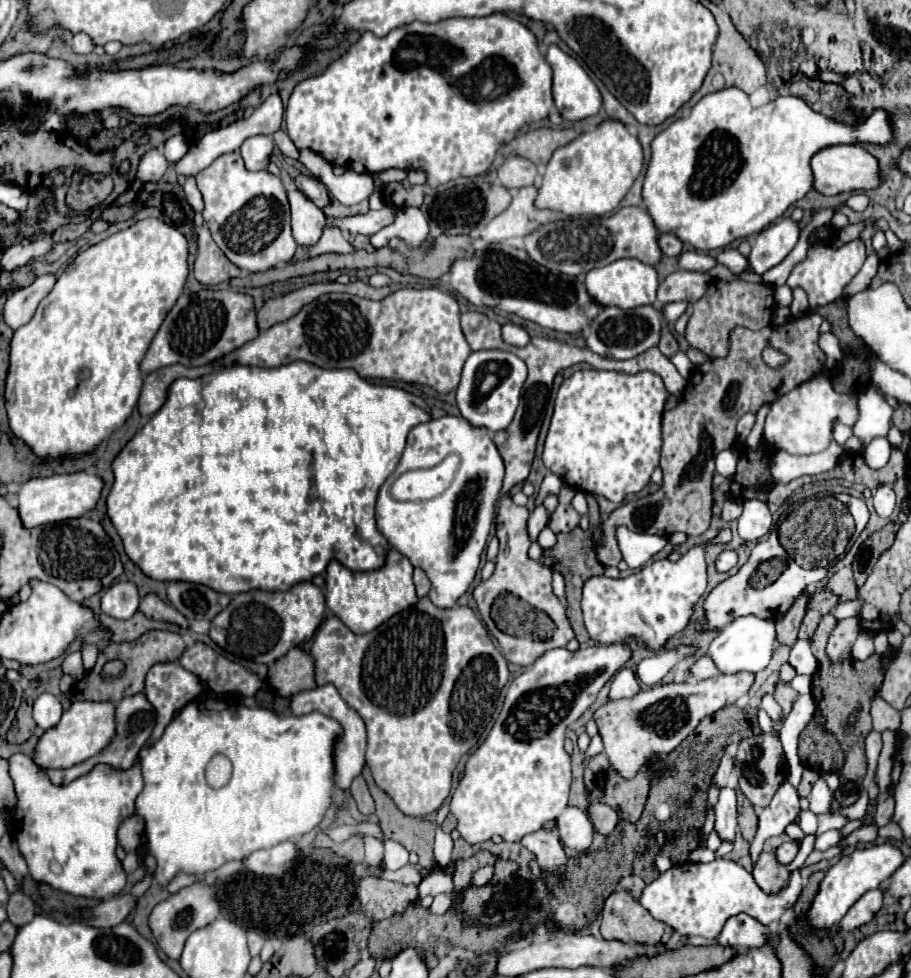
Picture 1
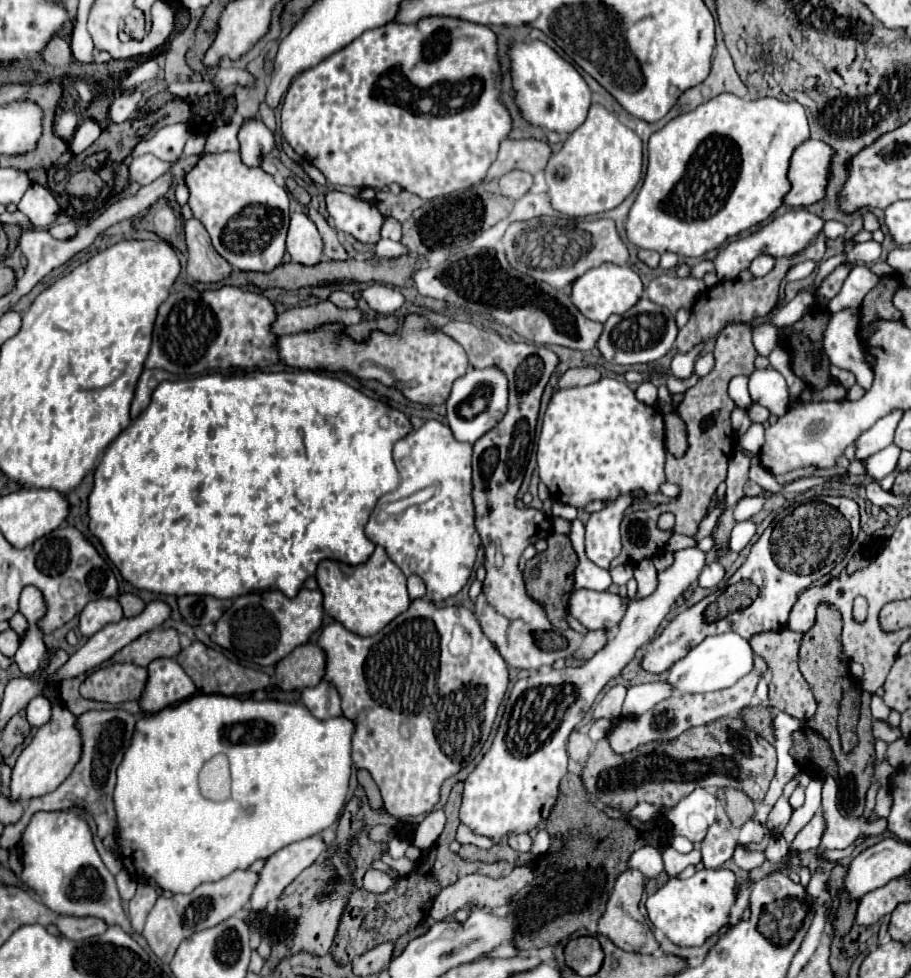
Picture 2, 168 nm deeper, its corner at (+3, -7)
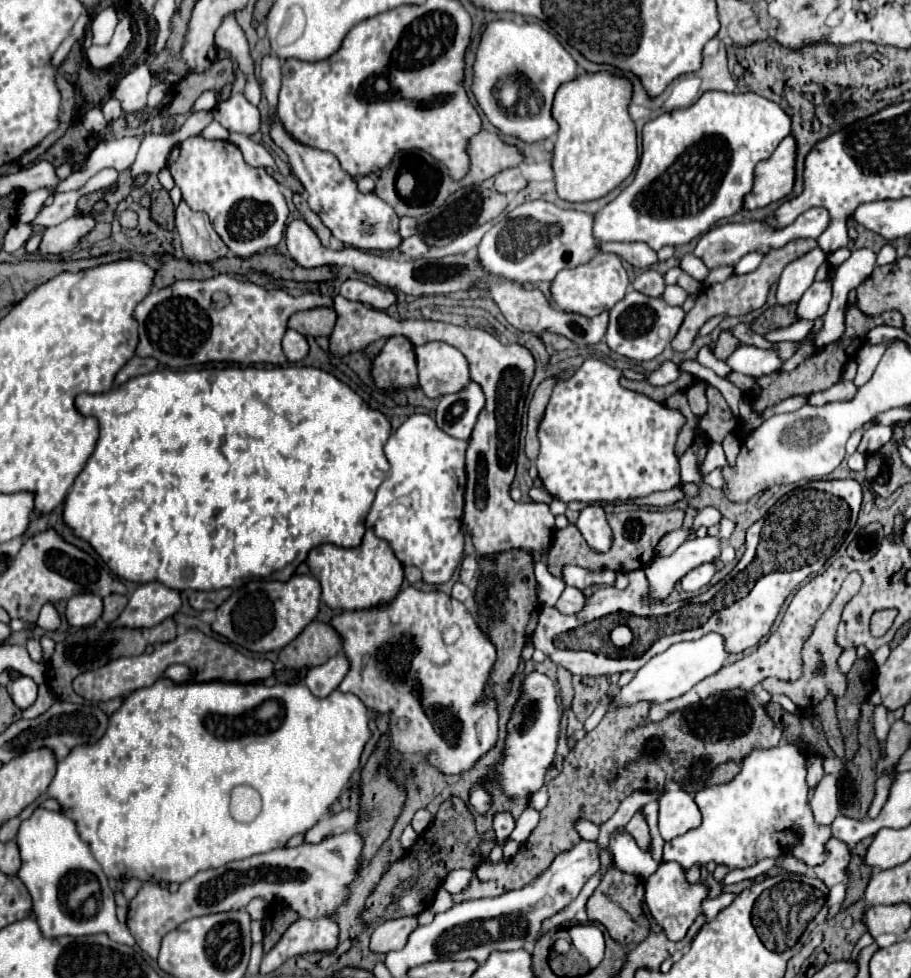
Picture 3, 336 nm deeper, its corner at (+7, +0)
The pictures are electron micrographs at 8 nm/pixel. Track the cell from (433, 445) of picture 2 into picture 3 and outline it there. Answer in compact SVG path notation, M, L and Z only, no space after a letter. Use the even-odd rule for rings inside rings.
M413 414L409 416L387 440L385 444L385 456L391 464L389 478L379 486L377 498L365 518L365 528L371 528L377 538L383 538L389 542L393 554L403 566L417 566L423 572L423 582L427 584L445 584L451 580L453 572L463 560L463 548L465 548L465 538L463 538L463 496L465 496L465 440L457 440L453 436L447 436L435 420L427 414ZM401 486L411 486L409 494L401 494ZM399 502L409 502L405 504L405 510L393 514L393 506Z

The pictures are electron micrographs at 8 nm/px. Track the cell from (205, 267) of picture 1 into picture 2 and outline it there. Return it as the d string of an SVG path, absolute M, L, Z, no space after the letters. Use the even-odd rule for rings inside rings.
M197 219L185 221L185 241L187 241L187 275L193 281L215 283L231 273L231 265L213 249L211 237L207 235L203 223Z

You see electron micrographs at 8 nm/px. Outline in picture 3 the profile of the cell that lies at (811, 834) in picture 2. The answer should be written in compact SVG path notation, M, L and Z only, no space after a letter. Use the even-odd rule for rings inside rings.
M827 774L819 782L819 786L813 790L811 796L811 812L813 818L819 826L829 826L837 814L839 814L839 804L837 804L837 778Z

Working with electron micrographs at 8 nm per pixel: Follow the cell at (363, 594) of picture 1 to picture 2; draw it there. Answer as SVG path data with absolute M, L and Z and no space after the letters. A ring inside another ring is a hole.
M379 545L375 547L369 561L355 567L345 567L343 563L331 559L321 561L317 567L317 583L325 597L325 611L345 629L357 635L375 635L411 605L403 571L389 559L385 549Z

